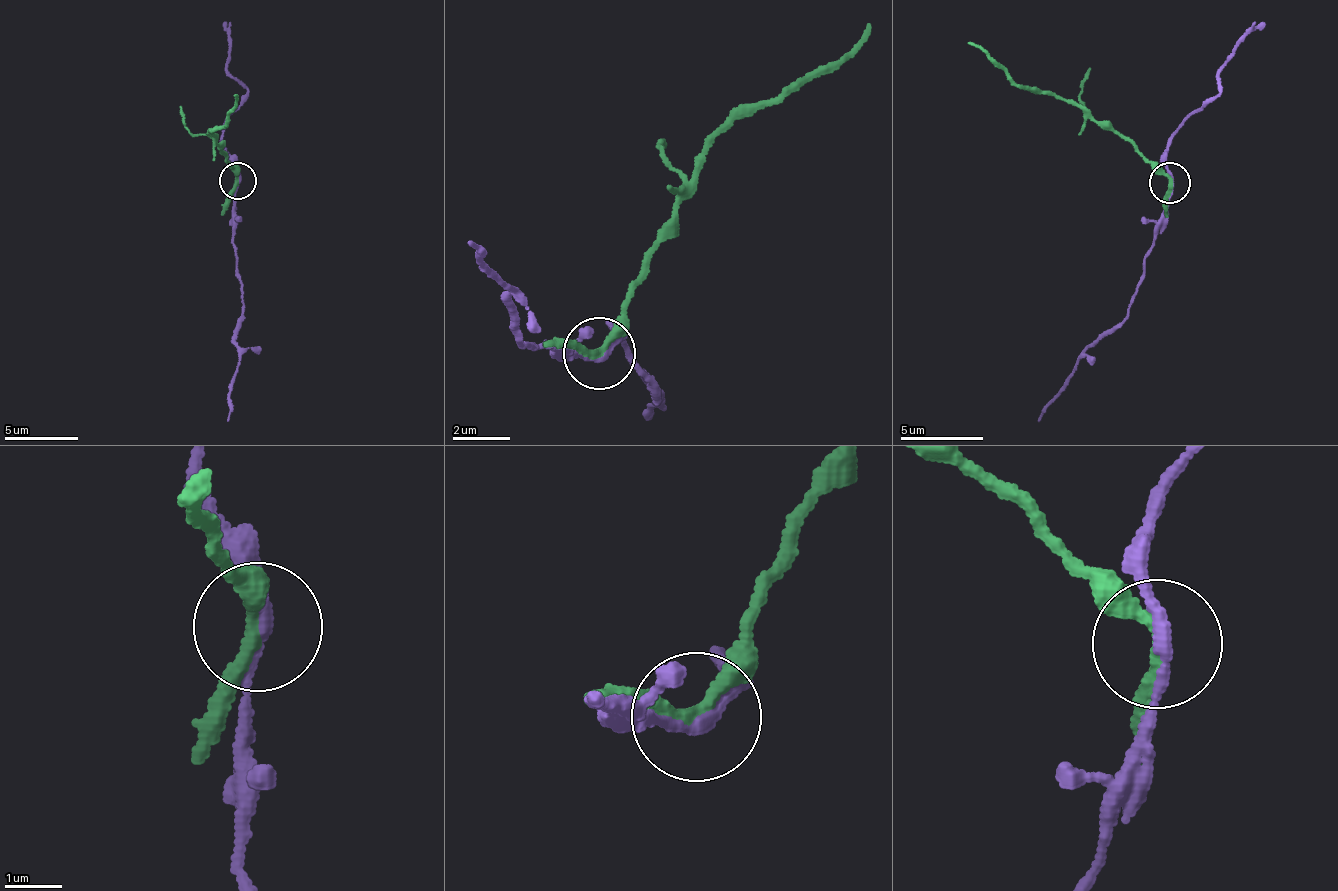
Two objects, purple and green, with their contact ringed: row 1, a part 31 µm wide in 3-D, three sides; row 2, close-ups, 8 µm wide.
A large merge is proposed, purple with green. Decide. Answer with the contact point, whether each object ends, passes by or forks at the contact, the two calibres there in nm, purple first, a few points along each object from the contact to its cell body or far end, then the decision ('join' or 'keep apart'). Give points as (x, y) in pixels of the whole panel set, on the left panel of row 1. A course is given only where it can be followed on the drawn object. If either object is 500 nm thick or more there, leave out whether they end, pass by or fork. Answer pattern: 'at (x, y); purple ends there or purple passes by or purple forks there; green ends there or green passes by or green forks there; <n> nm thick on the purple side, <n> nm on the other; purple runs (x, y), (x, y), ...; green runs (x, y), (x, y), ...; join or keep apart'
at (237, 180); purple passes by; green passes by; 200 nm thick on the purple side, 240 nm on the other; purple runs (236, 181), (232, 229), (241, 304), (234, 335), (240, 357), (229, 401), (228, 423); green runs (236, 181), (209, 134), (221, 129), (234, 95); keep apart

